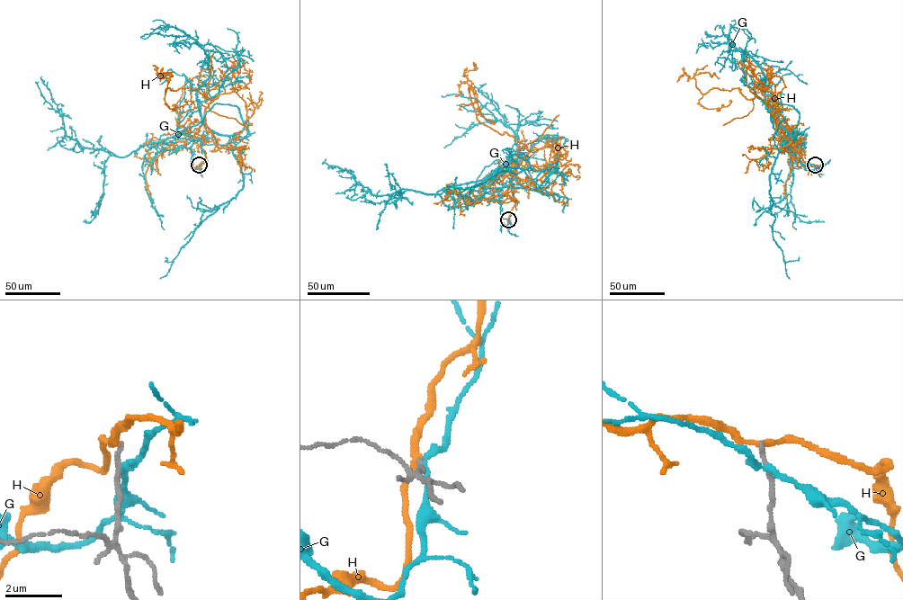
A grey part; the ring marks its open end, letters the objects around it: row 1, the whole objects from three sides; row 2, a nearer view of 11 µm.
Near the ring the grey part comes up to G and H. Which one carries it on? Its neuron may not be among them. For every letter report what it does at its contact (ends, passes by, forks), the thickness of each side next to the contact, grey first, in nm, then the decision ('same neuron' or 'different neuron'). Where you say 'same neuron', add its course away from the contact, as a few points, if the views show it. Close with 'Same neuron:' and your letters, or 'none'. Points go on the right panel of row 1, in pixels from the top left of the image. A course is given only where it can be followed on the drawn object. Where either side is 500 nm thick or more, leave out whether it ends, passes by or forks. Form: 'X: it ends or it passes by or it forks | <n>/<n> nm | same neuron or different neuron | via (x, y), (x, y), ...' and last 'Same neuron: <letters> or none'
G: it passes by | 220/200 nm | different neuron
H: it passes by | 160/200 nm | different neuron
Same neuron: none

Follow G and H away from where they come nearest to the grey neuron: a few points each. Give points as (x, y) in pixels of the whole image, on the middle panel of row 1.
G: (508, 219), (501, 222), (503, 187), (558, 196), (521, 168), (435, 193), (378, 195), (347, 170), (328, 169)
H: (508, 219), (514, 199), (501, 195), (530, 151), (477, 119), (469, 80), (477, 97), (461, 110)

